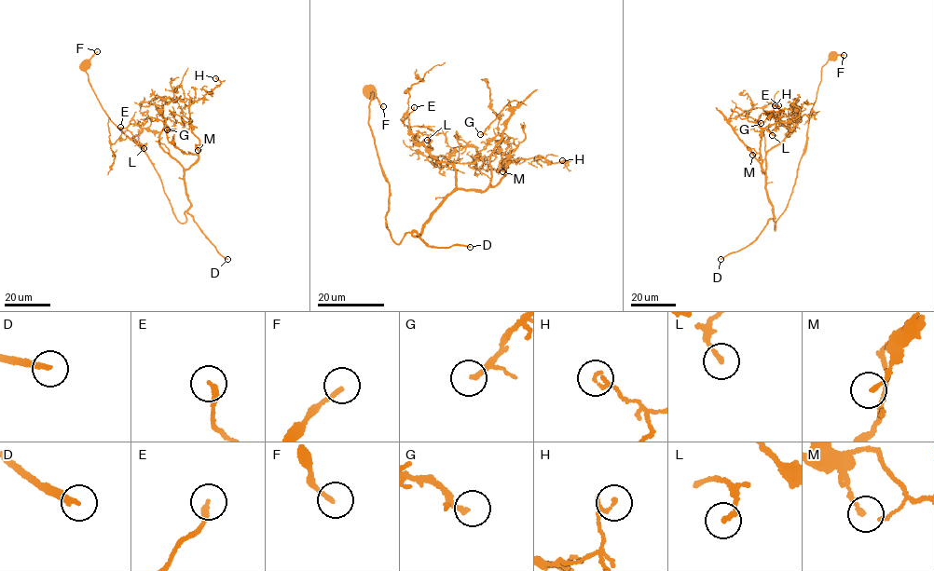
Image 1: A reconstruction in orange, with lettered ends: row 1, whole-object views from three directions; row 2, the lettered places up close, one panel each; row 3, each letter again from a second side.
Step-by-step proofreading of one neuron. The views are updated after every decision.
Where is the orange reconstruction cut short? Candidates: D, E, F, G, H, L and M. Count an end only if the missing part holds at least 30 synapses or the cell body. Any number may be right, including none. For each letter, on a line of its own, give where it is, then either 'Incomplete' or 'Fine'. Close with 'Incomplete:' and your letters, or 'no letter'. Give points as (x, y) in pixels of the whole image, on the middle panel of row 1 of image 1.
D: Place: (470, 247). Incomplete
E: Place: (414, 107). Fine
F: Place: (383, 106). Fine
G: Place: (480, 134). Incomplete
H: Place: (562, 160). Fine
L: Place: (427, 140). Fine
M: Place: (502, 171). Fine
Incomplete: D, G

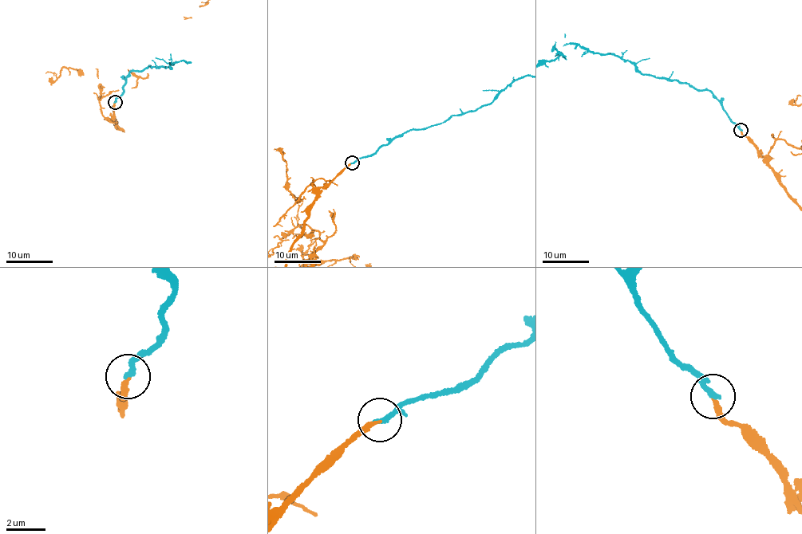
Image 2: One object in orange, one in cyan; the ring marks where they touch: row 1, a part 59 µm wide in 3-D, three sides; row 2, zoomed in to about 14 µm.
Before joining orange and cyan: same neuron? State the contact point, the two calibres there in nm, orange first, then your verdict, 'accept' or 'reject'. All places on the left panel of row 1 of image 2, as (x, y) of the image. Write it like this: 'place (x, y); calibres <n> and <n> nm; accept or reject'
place (115, 102); calibres 150 and 280 nm; accept

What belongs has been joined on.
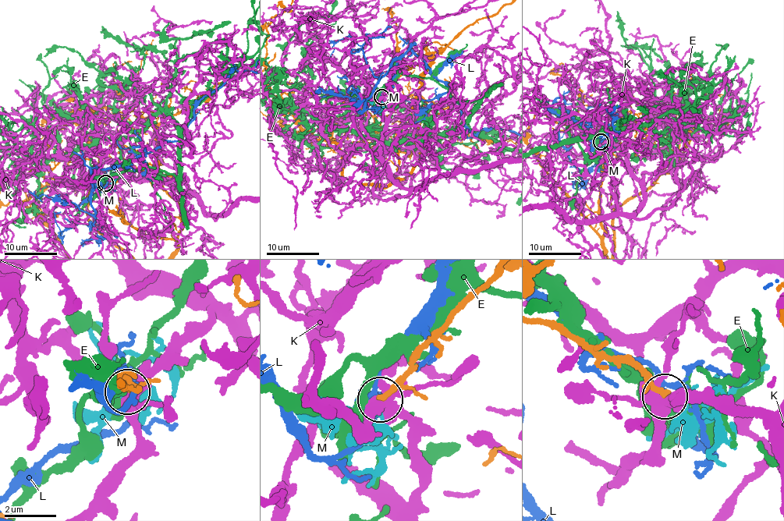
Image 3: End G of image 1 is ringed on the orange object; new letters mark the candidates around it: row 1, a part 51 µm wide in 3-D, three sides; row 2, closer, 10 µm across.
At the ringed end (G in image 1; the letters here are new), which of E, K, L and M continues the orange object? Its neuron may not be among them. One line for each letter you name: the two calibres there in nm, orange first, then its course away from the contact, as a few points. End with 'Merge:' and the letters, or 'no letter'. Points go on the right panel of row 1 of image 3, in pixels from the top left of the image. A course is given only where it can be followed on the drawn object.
M: 170 nm thick on the orange side, 260 nm on the other
Merge: M

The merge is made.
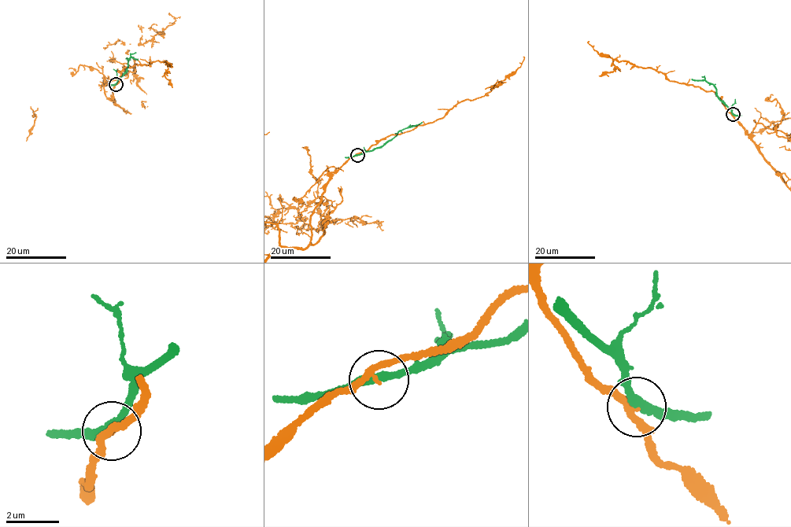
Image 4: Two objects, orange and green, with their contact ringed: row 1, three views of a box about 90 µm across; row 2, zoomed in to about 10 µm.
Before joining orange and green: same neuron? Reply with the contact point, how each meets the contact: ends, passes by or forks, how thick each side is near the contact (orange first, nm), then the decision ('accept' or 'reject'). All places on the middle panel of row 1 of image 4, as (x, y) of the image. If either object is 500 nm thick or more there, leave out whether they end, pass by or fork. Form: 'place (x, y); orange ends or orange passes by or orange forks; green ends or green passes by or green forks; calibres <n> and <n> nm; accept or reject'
place (357, 155); orange passes by; green passes by; calibres 170 and 320 nm; reject

